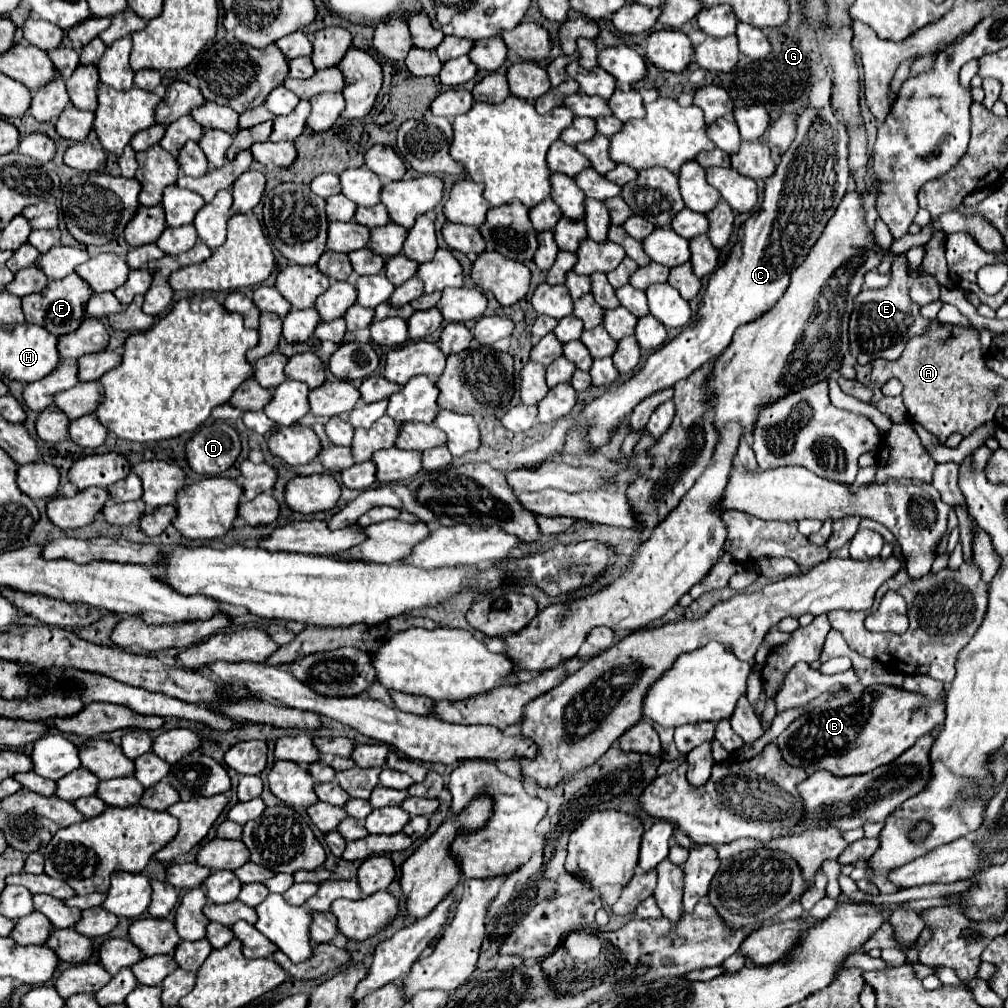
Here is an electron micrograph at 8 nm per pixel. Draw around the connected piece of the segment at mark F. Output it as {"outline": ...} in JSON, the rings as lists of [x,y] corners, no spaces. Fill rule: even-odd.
{"outline":[[[70,273],[62,279],[50,281],[42,291],[38,291],[30,297],[24,297],[22,311],[24,311],[24,317],[28,323],[36,323],[36,325],[48,329],[52,335],[64,335],[68,331],[76,331],[78,325],[84,321],[86,299],[90,299],[90,295],[92,295],[90,285],[76,273]]]}

